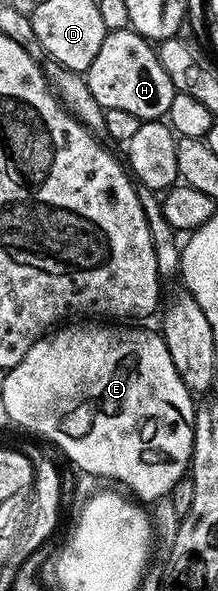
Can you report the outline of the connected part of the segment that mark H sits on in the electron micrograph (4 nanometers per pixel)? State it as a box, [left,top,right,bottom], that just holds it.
[83,27,174,121]

